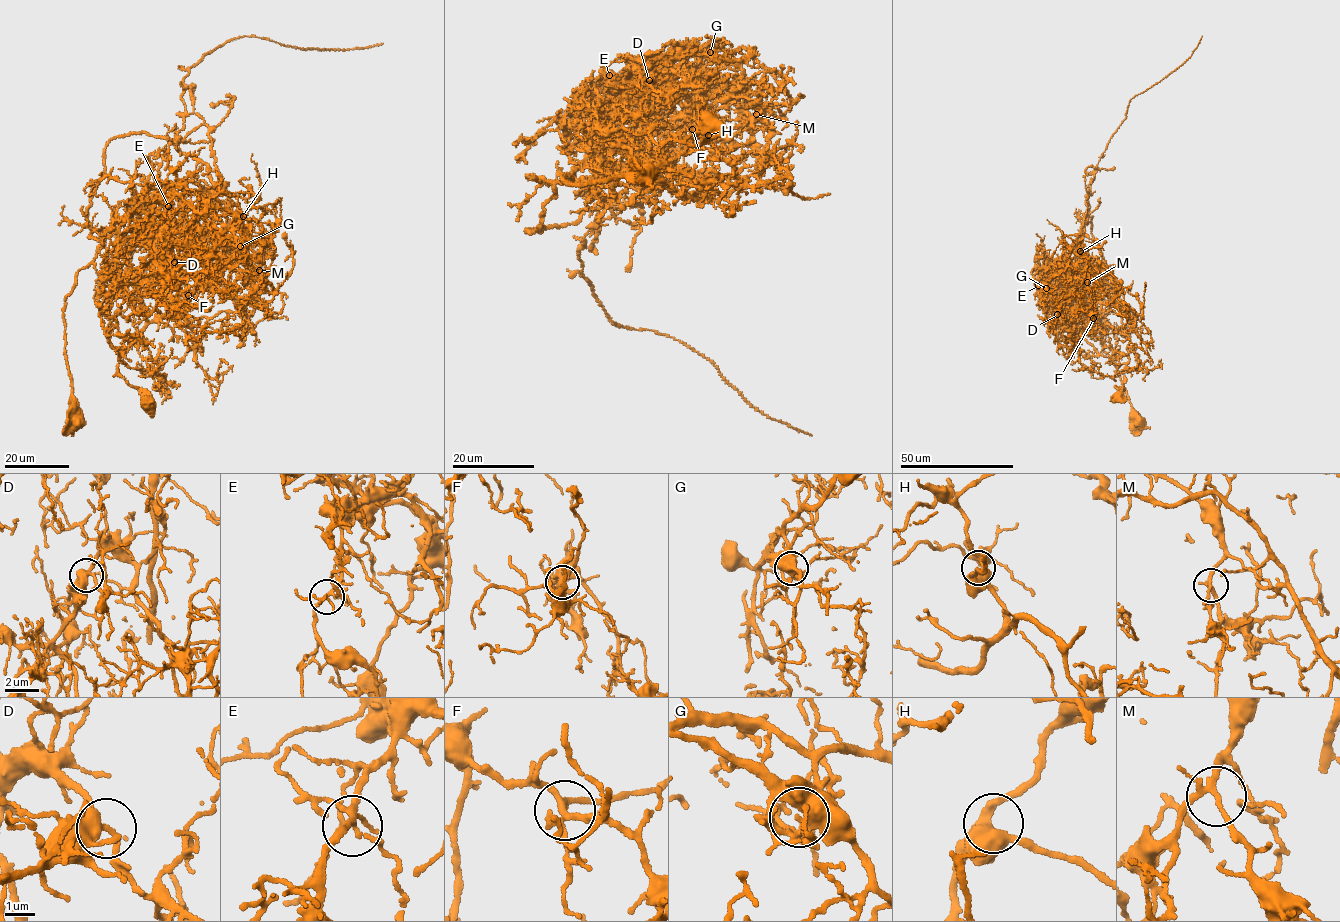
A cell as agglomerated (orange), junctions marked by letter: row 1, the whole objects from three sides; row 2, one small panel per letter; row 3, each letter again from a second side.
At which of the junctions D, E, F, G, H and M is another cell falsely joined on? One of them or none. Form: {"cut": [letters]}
{"cut": ["G"]}

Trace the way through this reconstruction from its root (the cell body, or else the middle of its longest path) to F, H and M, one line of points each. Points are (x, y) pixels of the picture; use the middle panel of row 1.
F: (647, 175), (579, 187), (561, 180), (594, 160), (595, 142), (655, 157), (671, 137), (692, 129)
H: (647, 175), (579, 187), (561, 180), (585, 162), (616, 165), (655, 125), (691, 113), (724, 140), (708, 135)
M: (647, 175), (579, 187), (561, 180), (585, 162), (616, 165), (655, 125), (695, 114), (725, 131), (756, 114)

